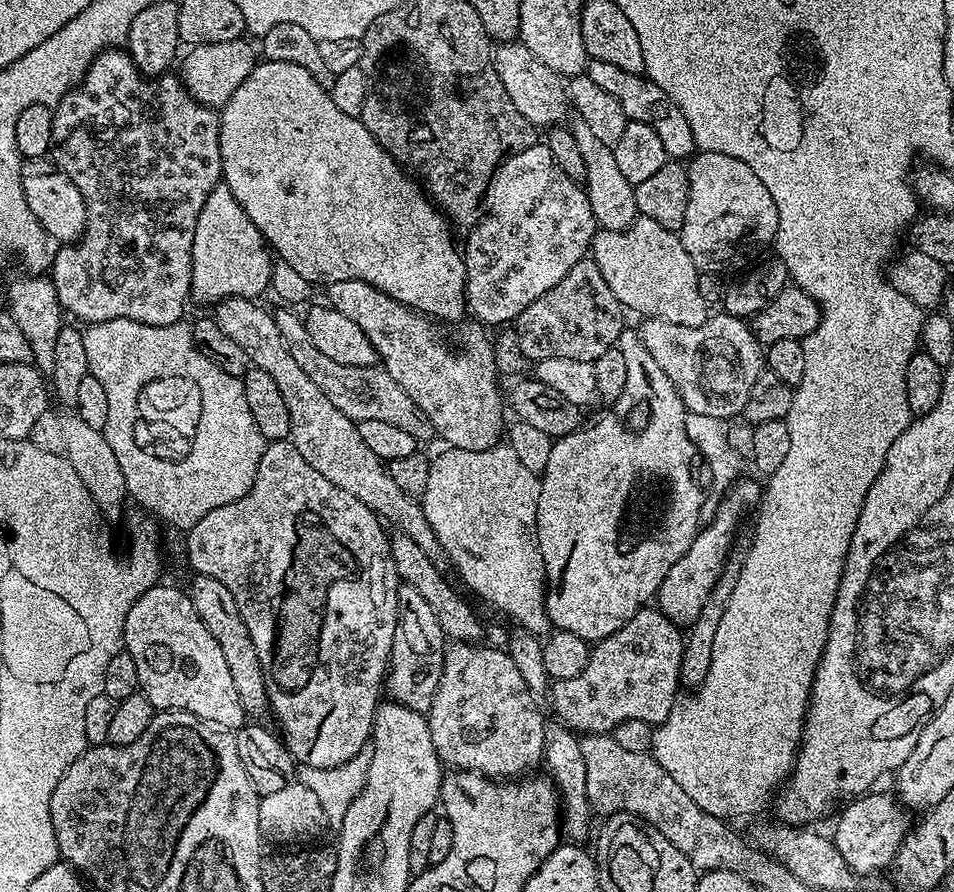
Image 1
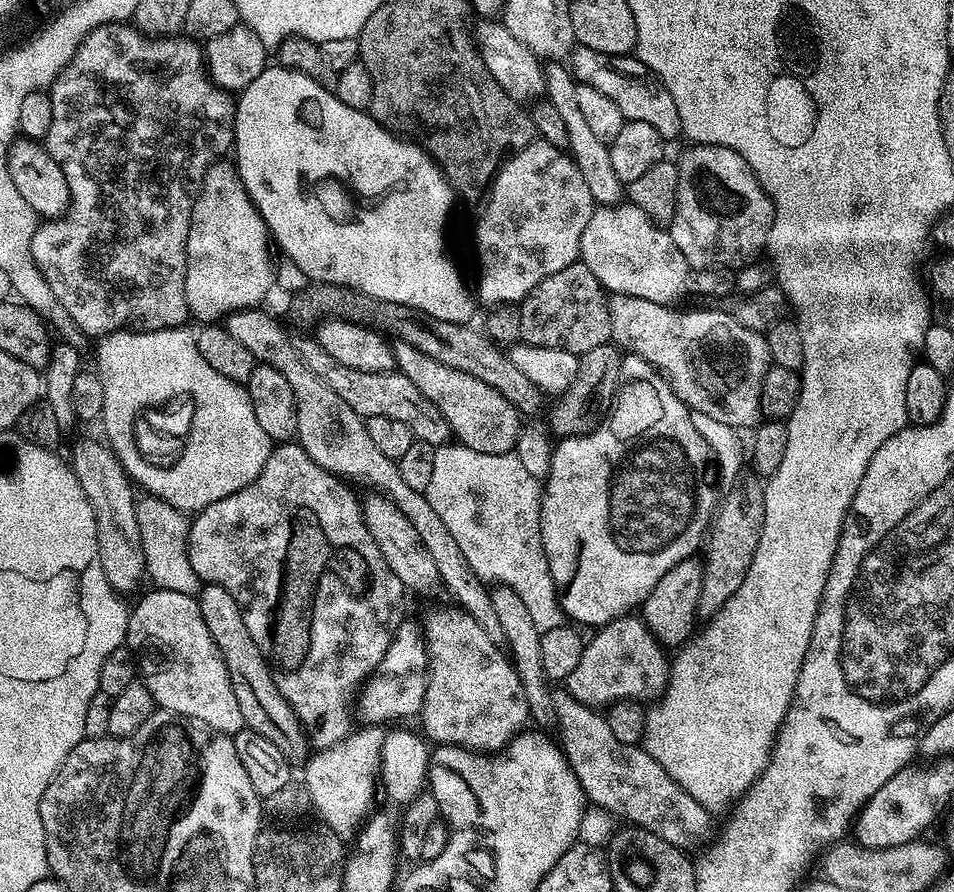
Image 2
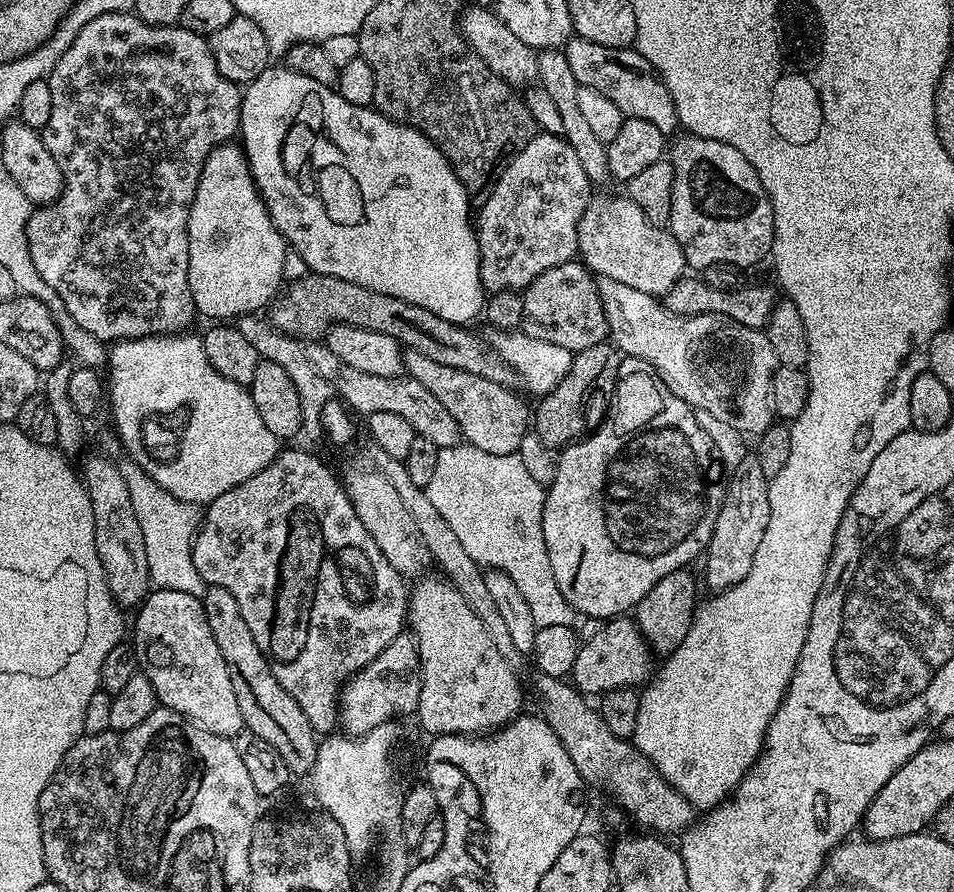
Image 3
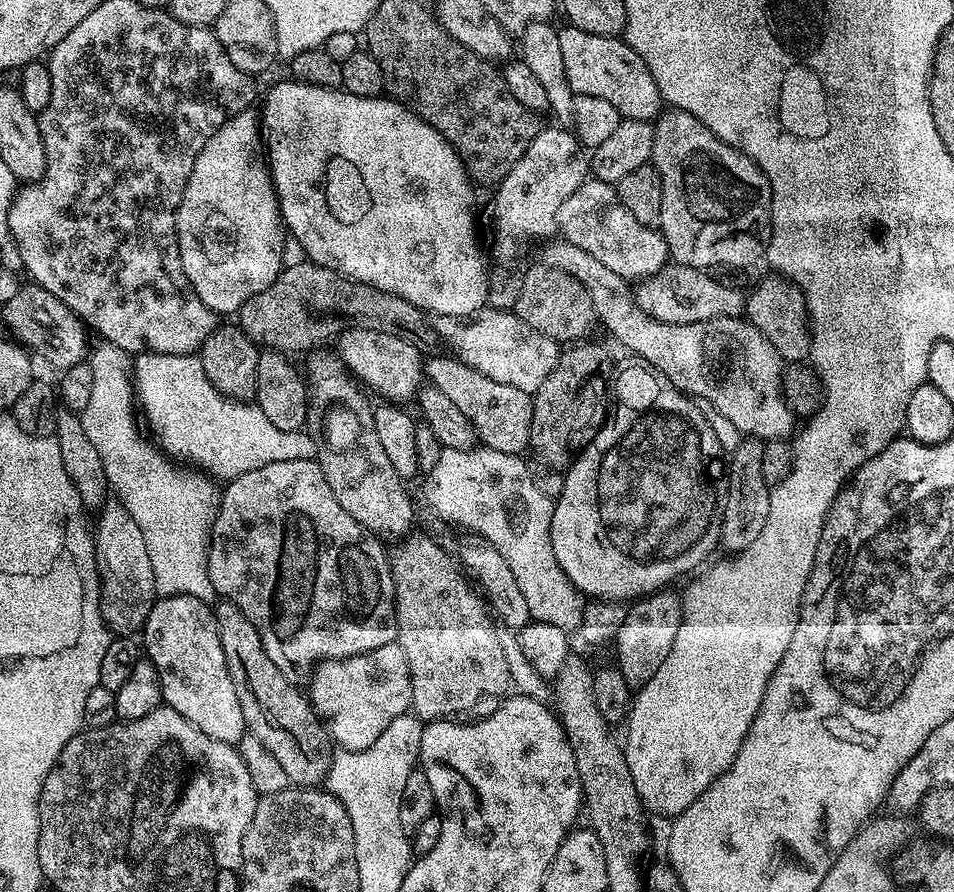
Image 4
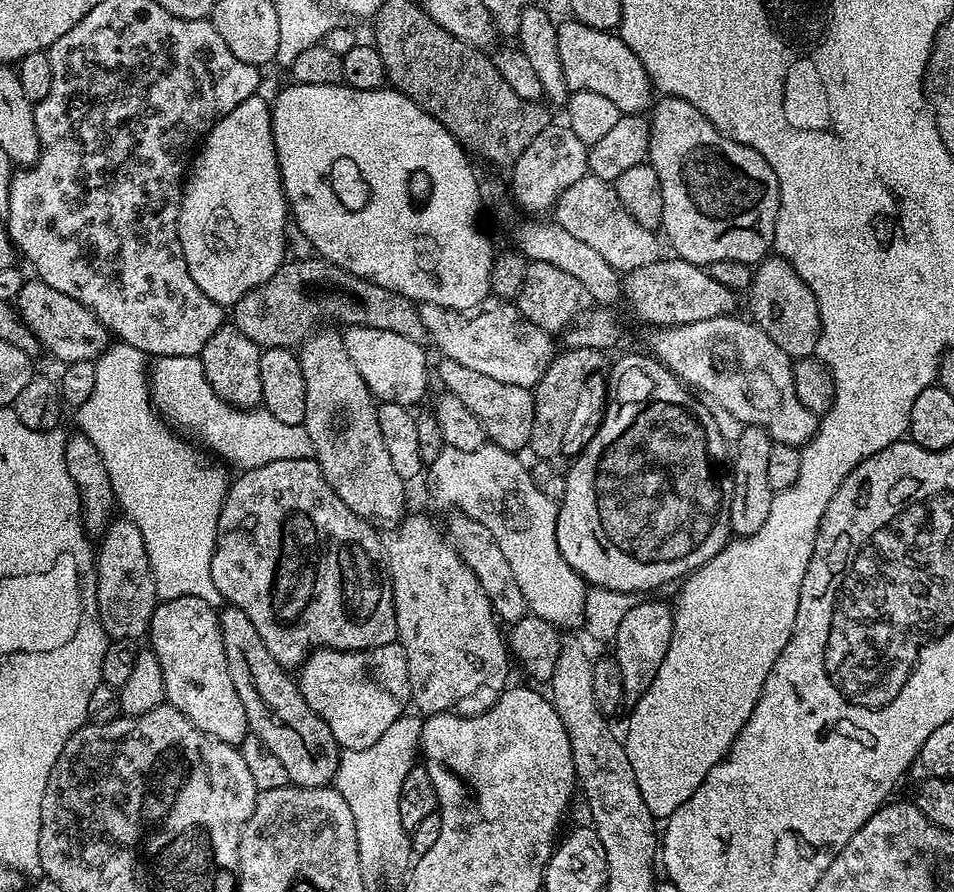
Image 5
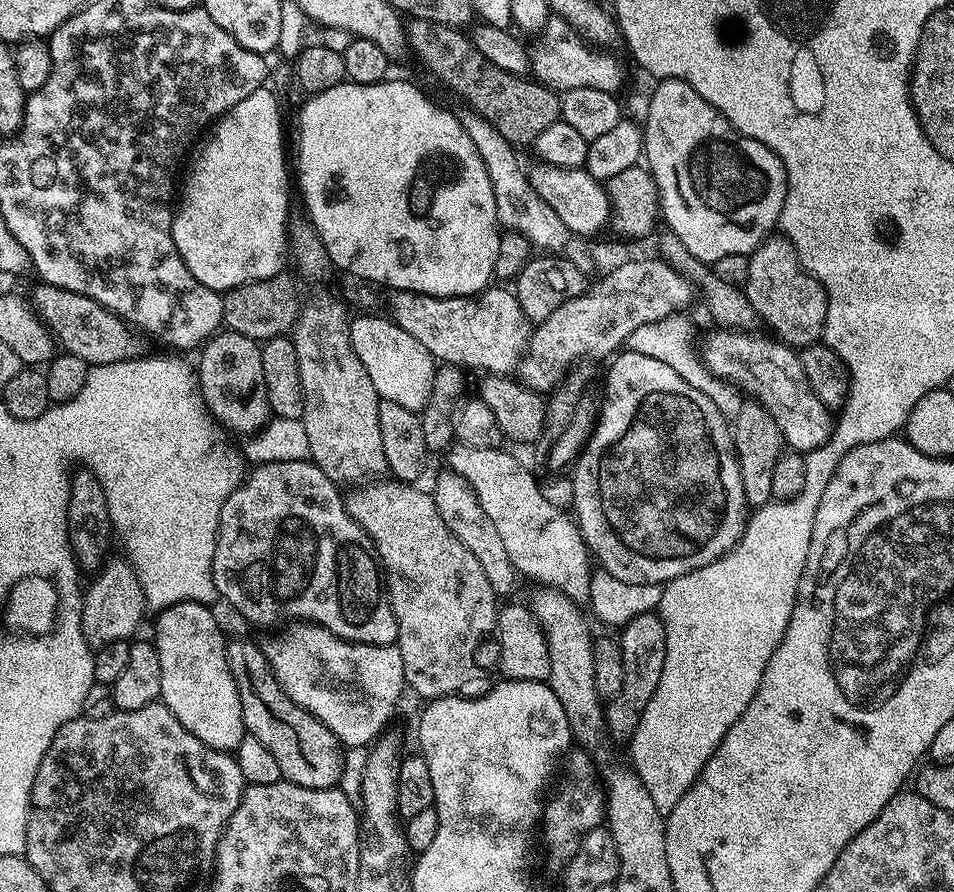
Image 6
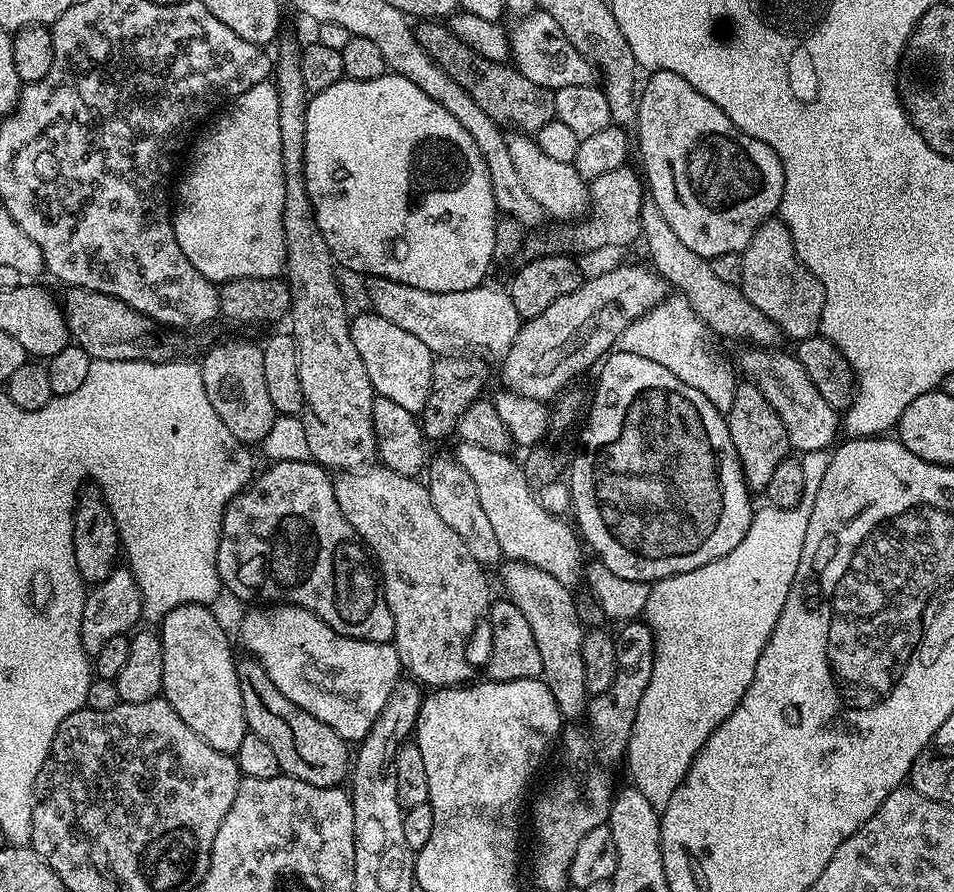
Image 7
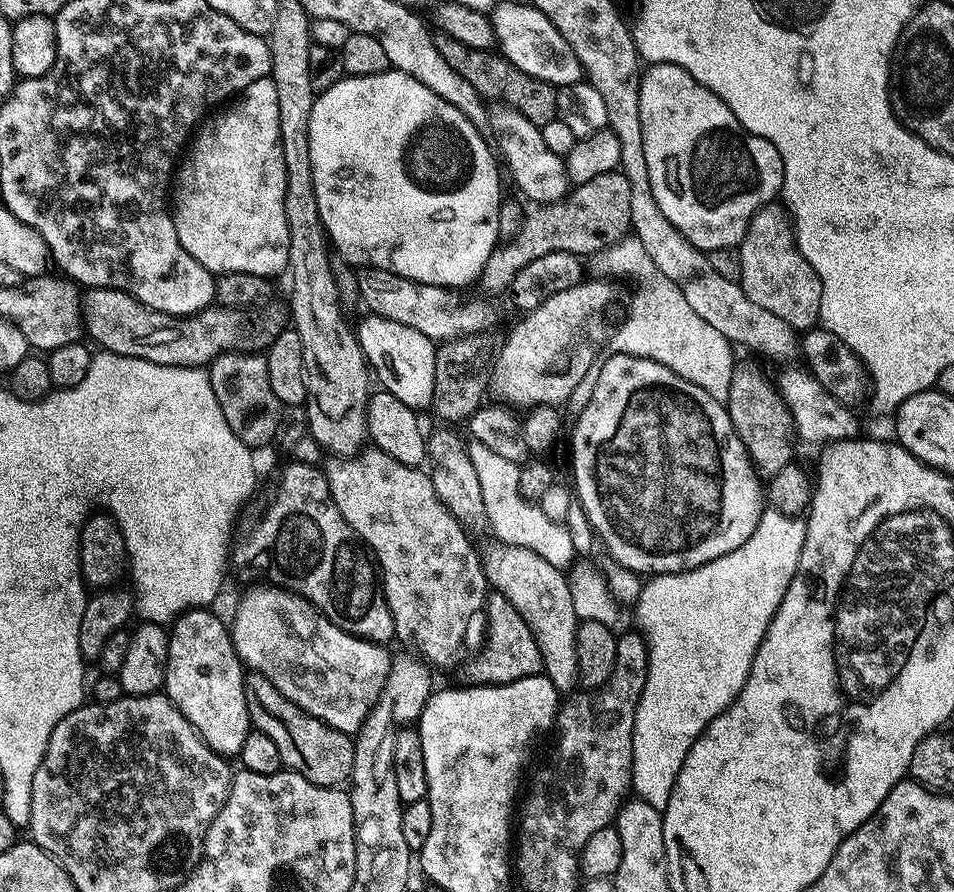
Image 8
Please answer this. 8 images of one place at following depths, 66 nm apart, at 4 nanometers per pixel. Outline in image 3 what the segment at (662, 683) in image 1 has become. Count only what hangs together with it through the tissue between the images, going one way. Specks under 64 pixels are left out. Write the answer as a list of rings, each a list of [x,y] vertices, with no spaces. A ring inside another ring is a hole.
[[[622,615],[601,623],[597,628],[600,629],[589,640],[585,639],[578,650],[578,658],[570,673],[574,687],[582,694],[596,698],[619,688],[639,689],[647,685],[654,676],[654,653],[644,640],[635,619]]]

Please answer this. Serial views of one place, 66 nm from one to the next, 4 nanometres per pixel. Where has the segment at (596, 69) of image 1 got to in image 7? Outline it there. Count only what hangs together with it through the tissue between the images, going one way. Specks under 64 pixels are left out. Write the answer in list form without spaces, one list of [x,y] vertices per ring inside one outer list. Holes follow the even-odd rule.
[[[533,14],[517,19],[513,28],[507,29],[508,40],[512,44],[511,59],[515,67],[530,82],[538,82],[538,86],[546,86],[553,90],[562,86],[582,86],[592,84],[594,65],[564,37],[564,31],[547,14]]]

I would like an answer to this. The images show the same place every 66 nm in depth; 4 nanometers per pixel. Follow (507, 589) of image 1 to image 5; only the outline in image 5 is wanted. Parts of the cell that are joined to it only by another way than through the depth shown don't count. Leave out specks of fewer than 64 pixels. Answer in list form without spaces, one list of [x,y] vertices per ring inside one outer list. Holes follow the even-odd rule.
[[[491,442],[485,443],[480,449],[473,451],[458,450],[447,446],[434,458],[434,462],[427,465],[426,477],[432,483],[432,492],[440,504],[449,504],[449,509],[466,513],[470,518],[482,522],[486,530],[498,542],[506,562],[510,562],[510,570],[514,570],[514,578],[518,578],[518,590],[528,603],[528,612],[531,615],[550,622],[554,627],[567,630],[578,629],[584,624],[584,611],[589,585],[578,573],[562,558],[558,550],[556,537],[556,510],[557,501],[546,498],[538,486],[534,486],[529,465],[519,460],[516,452],[508,452],[504,448]]]

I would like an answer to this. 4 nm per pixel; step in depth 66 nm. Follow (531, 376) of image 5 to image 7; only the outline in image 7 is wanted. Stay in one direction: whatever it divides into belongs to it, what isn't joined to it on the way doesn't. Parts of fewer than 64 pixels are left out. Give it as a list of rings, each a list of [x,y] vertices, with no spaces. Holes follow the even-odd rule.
[[[381,276],[371,277],[367,283],[371,311],[414,334],[418,342],[426,342],[433,354],[452,354],[448,352],[464,352],[469,348],[472,352],[503,358],[520,333],[522,317],[512,297],[501,289],[499,292],[496,288],[481,286],[461,292],[431,292]]]

